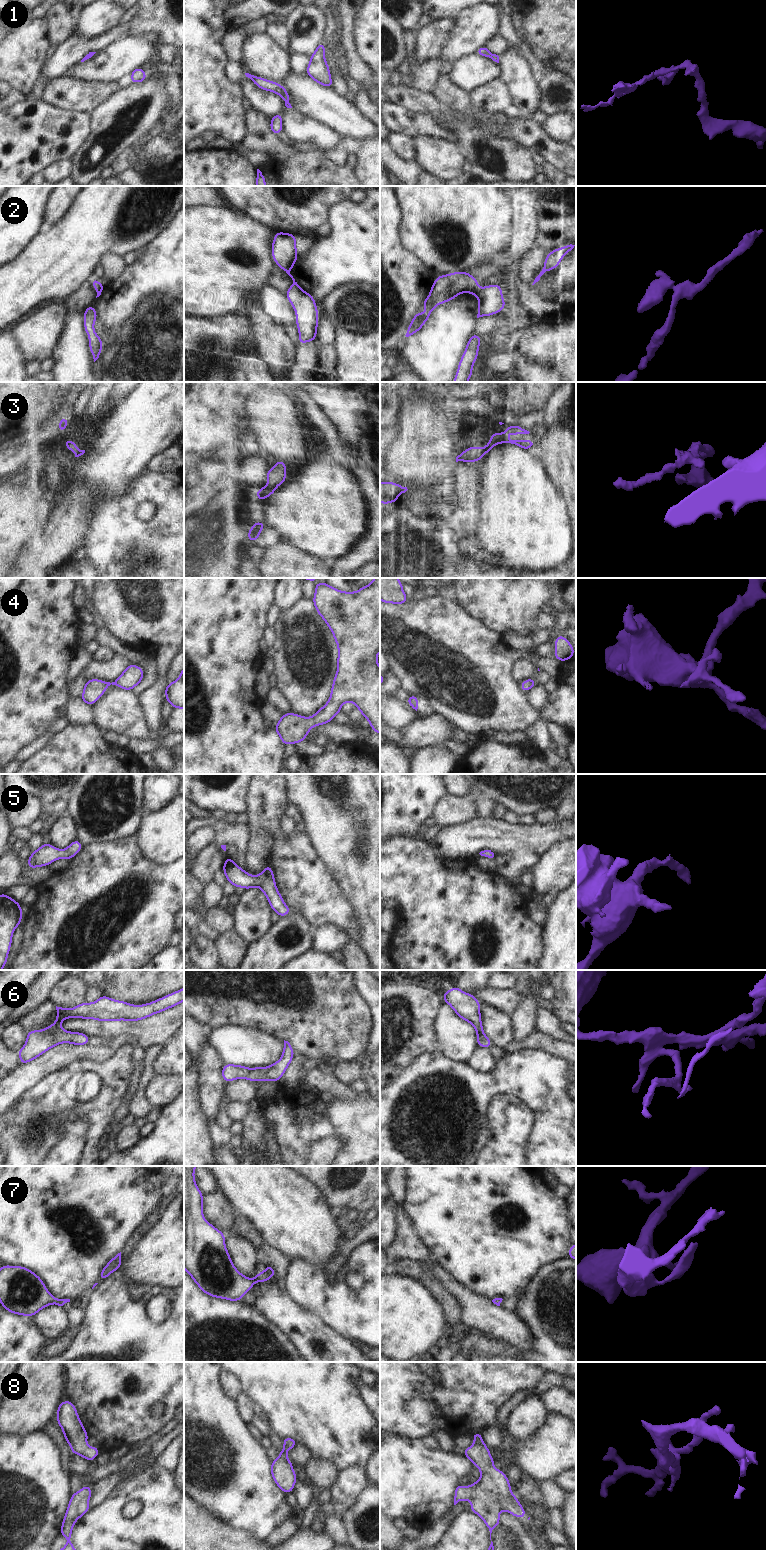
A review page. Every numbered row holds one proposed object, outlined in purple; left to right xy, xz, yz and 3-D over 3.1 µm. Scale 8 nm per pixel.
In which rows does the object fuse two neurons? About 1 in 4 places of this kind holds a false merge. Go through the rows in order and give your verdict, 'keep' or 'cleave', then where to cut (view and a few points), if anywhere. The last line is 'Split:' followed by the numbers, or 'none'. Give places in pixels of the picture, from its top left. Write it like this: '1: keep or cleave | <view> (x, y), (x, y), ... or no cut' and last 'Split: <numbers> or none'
1: keep | no cut
2: cleave | yz (479, 289), (475, 294)
3: keep | no cut
4: keep | no cut
5: keep | no cut
6: keep | no cut
7: keep | no cut
8: keep | no cut
Split: 2

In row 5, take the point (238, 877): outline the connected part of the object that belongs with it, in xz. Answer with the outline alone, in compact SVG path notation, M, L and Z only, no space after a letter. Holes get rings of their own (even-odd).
M226 856L222 869L227 881L234 887L242 887L244 889L259 887L266 895L271 909L280 917L290 913L290 908L284 903L276 887L274 874L270 865L266 865L266 868L258 876L254 876L241 869L233 862L231 857Z

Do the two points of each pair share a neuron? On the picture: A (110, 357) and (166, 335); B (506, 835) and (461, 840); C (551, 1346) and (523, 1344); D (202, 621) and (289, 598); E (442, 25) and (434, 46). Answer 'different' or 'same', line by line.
A: same
B: same
C: different
D: different
E: same

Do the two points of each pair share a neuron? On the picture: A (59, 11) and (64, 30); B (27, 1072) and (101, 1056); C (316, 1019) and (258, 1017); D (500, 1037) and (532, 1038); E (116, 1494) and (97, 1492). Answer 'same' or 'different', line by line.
A: same
B: same
C: same
D: different
E: different

